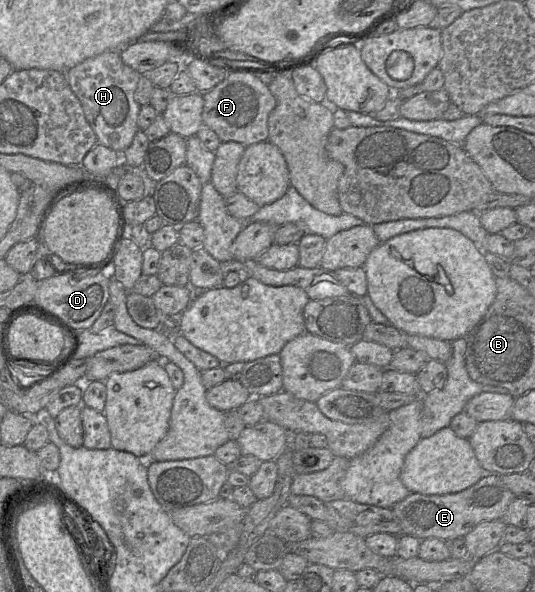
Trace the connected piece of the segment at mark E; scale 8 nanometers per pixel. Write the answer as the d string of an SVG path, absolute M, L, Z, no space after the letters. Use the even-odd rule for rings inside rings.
M485 474L477 483L457 493L445 495L410 493L397 502L392 511L400 521L402 535L411 535L421 540L439 538L450 542L456 538L464 538L482 522L501 520L514 498L516 498L514 494L503 485L501 475Z

